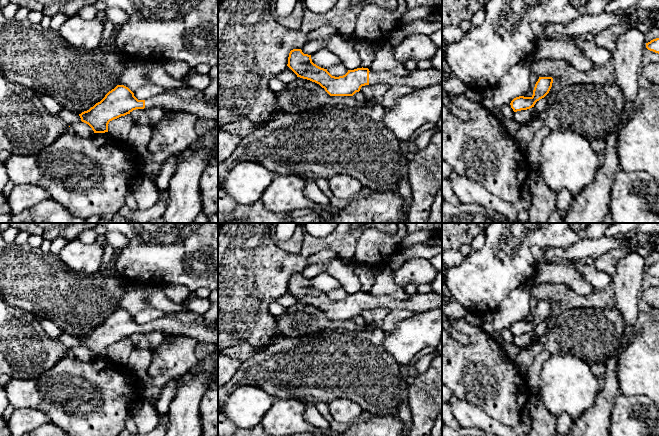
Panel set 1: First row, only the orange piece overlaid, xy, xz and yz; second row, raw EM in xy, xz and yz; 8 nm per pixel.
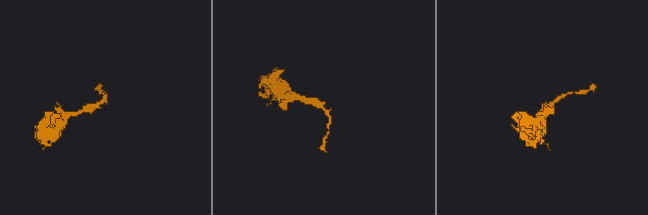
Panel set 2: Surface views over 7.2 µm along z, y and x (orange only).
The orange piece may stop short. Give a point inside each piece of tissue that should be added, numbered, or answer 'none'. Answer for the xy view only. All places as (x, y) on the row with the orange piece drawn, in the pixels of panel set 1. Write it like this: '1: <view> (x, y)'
1: xy (191, 100)

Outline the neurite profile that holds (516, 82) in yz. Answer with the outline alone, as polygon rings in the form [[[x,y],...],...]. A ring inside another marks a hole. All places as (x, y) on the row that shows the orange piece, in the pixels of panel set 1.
[[[530,59],[515,64],[502,77],[501,83],[494,87],[493,96],[483,99],[482,104],[501,121],[503,118],[499,116],[499,109],[529,90],[531,73]]]

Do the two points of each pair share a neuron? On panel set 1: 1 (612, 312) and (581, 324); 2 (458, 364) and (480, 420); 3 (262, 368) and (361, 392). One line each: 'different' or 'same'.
1: same
2: different
3: same

